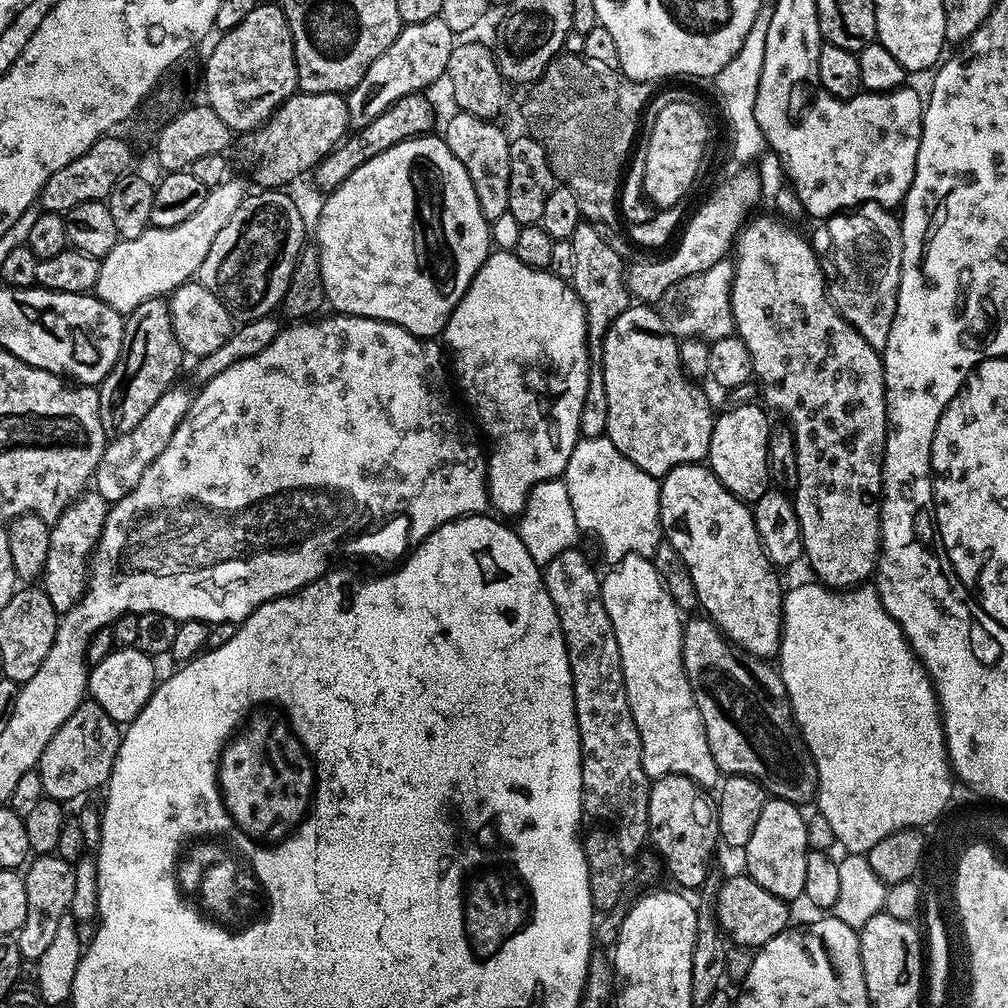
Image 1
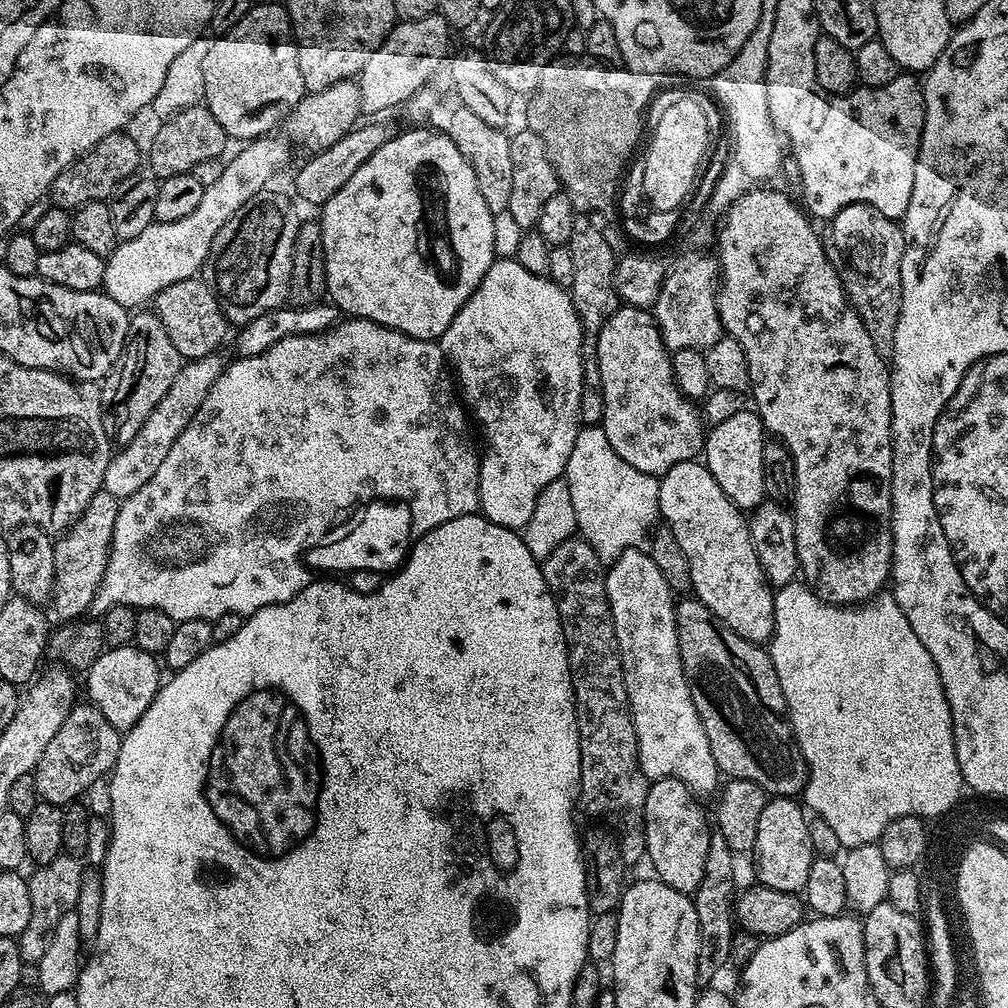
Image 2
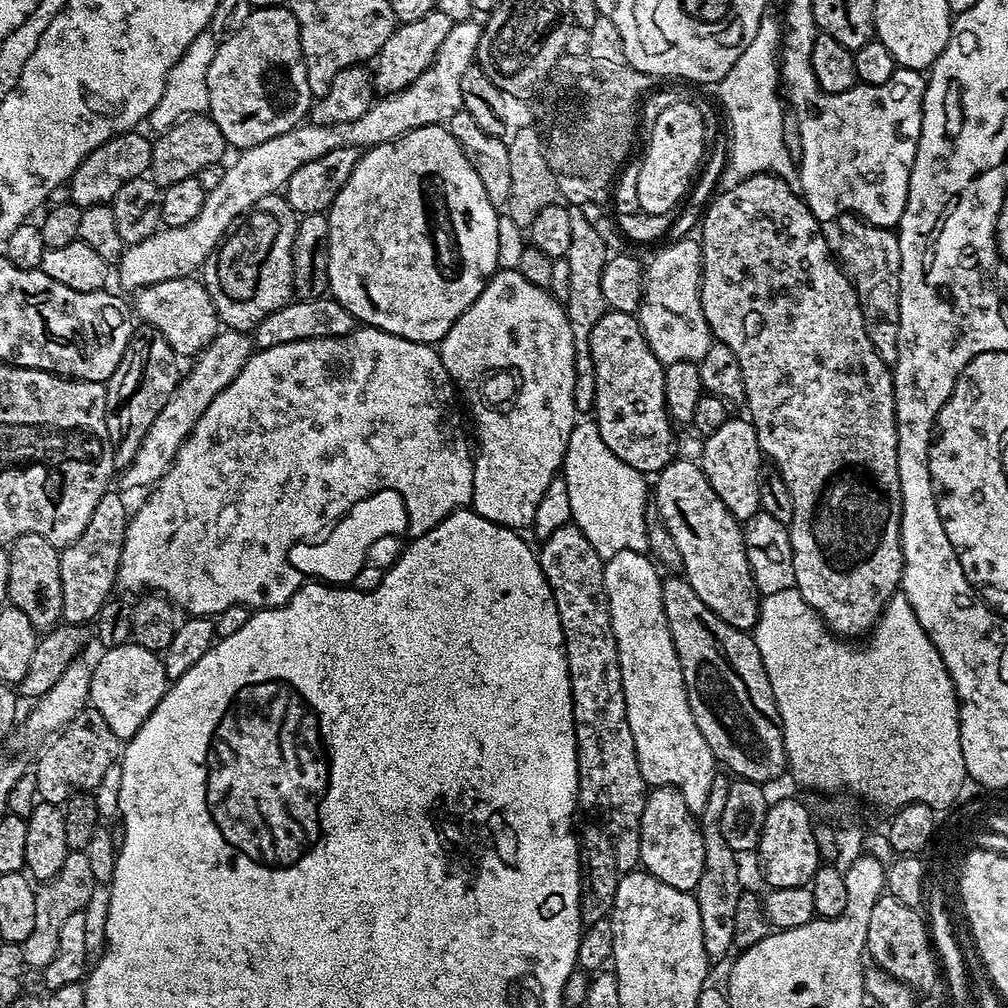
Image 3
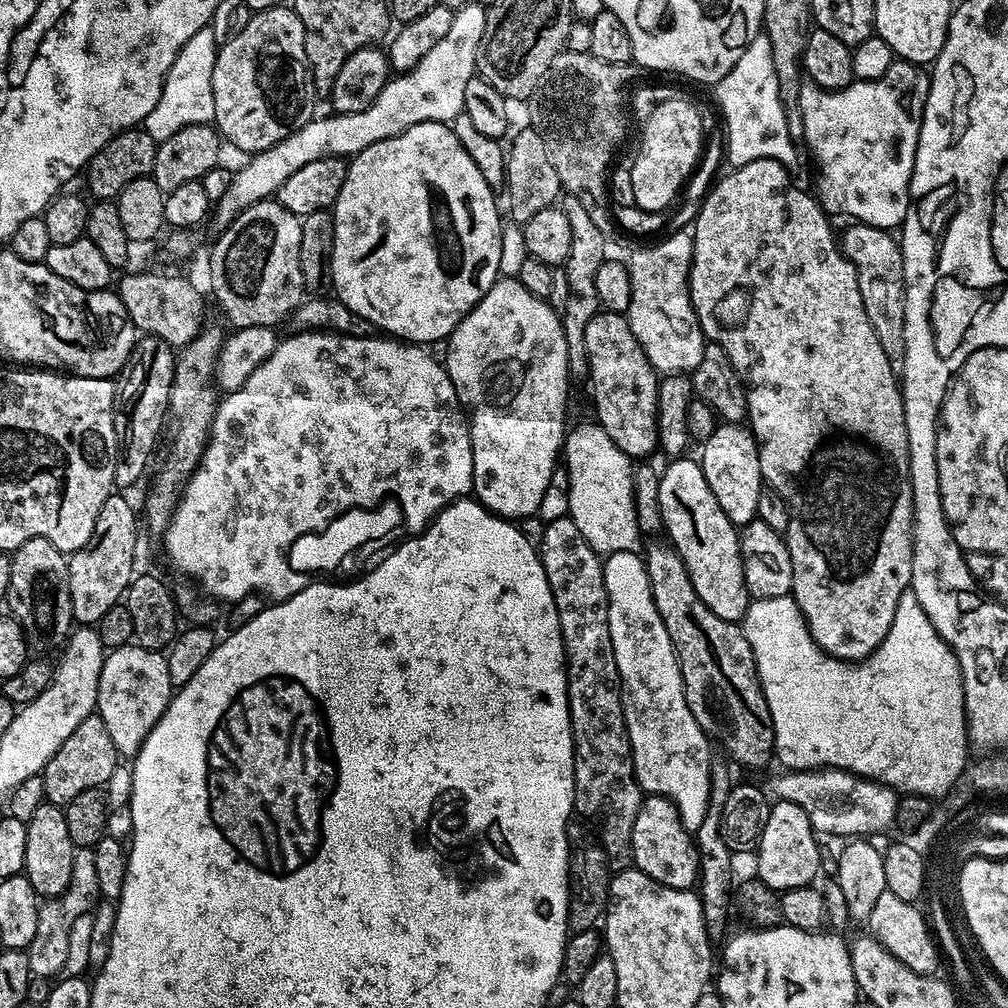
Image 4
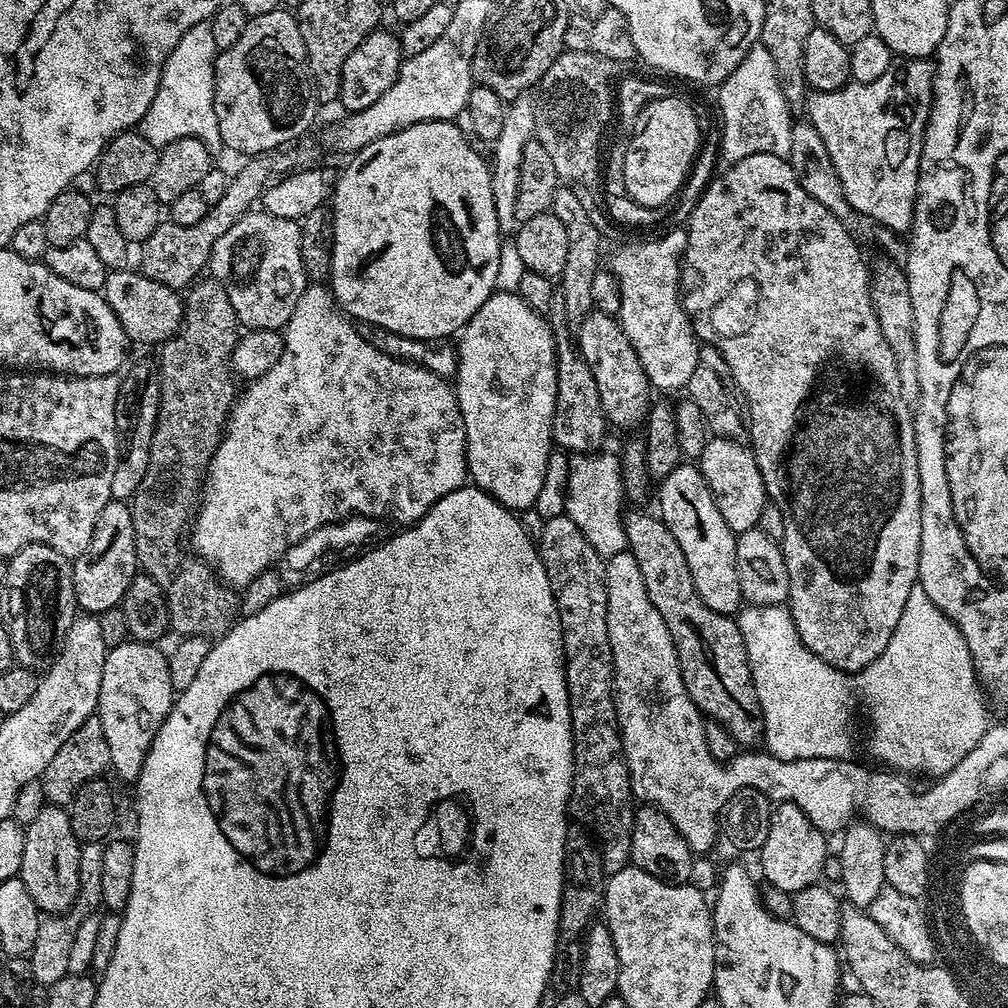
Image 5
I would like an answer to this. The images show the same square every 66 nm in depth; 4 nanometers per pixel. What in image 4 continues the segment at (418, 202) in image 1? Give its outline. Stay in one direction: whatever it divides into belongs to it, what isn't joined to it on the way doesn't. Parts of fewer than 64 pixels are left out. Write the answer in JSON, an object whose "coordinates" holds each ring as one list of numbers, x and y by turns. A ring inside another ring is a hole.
{"coordinates":[[422,122,418,126,410,126,410,130,394,138,386,138,382,142,374,142,374,146,366,146,364,152,351,157,346,182,342,182,342,190,330,209,334,218,330,284,331,287,336,287,335,299,342,301,347,308,354,310,354,314,366,318,366,322,372,323,376,329,389,337,421,346,432,346,435,340,447,341,458,326,458,322,462,322,462,318,487,294,490,286,494,286,494,282,500,276,502,221,500,222,500,212,496,209,496,196,497,193,488,185,486,178,482,178,478,166,474,166,470,154,466,154,462,142,458,142,448,124]]}

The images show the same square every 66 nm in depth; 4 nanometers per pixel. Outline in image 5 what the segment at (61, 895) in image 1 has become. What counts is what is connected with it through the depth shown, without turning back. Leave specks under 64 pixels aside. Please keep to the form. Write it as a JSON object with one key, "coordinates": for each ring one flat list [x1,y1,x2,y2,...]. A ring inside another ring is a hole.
{"coordinates":[[84,842,80,846,78,858,78,882,80,889,72,907,66,912,48,914,41,919,38,926,38,938,34,942,32,951,27,957,28,965,32,971,32,979,37,985,50,986,58,982,64,976,69,975,69,955,73,949,75,935,87,916,99,913,103,905,101,879,102,879,102,856,104,844,100,842]]}

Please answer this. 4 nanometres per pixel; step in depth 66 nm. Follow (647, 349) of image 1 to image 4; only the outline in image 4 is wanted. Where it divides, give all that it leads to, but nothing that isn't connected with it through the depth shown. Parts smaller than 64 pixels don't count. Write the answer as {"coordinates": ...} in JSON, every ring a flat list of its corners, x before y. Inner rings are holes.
{"coordinates":[[602,310,590,318,590,326,586,326,586,354,592,400,596,403,595,419,610,434,618,450,633,458,648,458,660,442,656,425,660,380,638,338,634,338,627,315]]}

